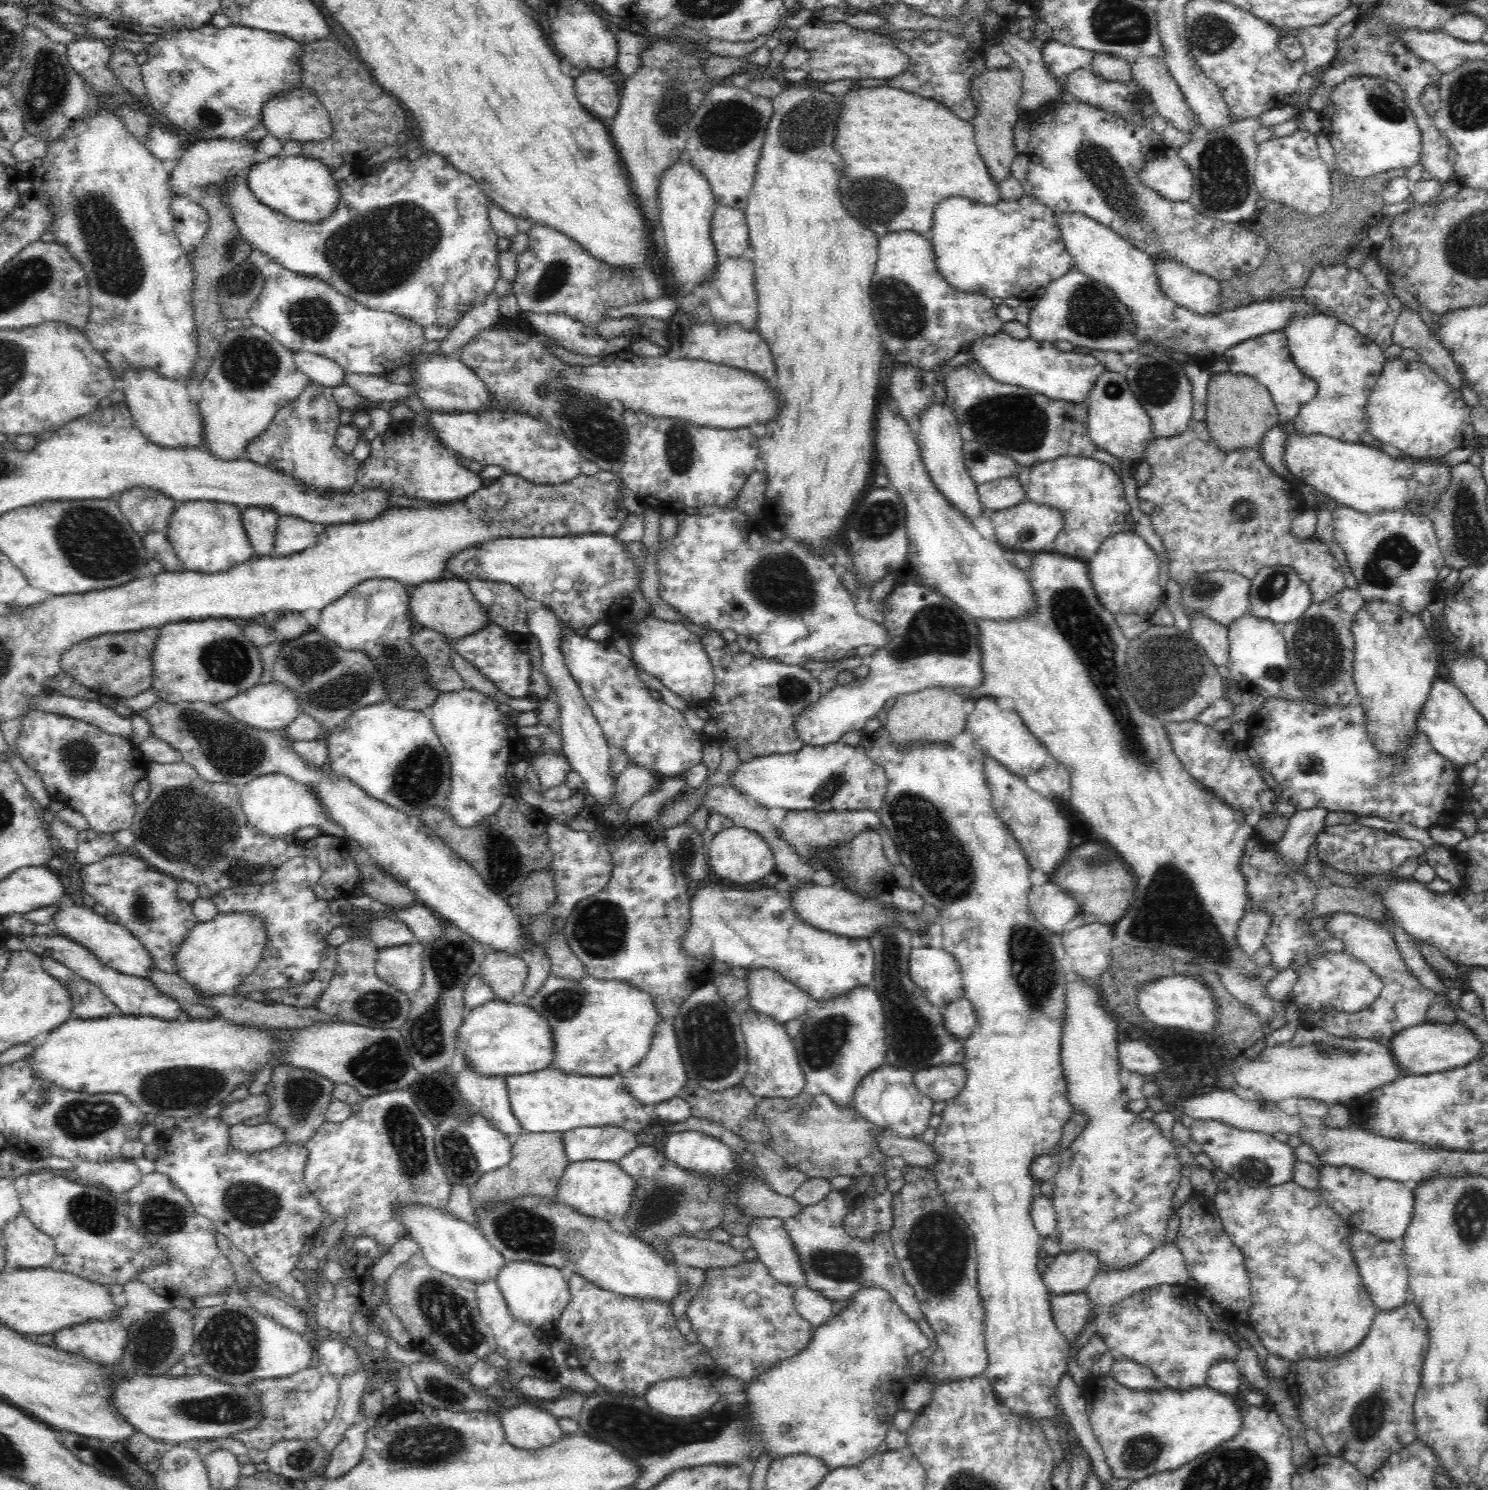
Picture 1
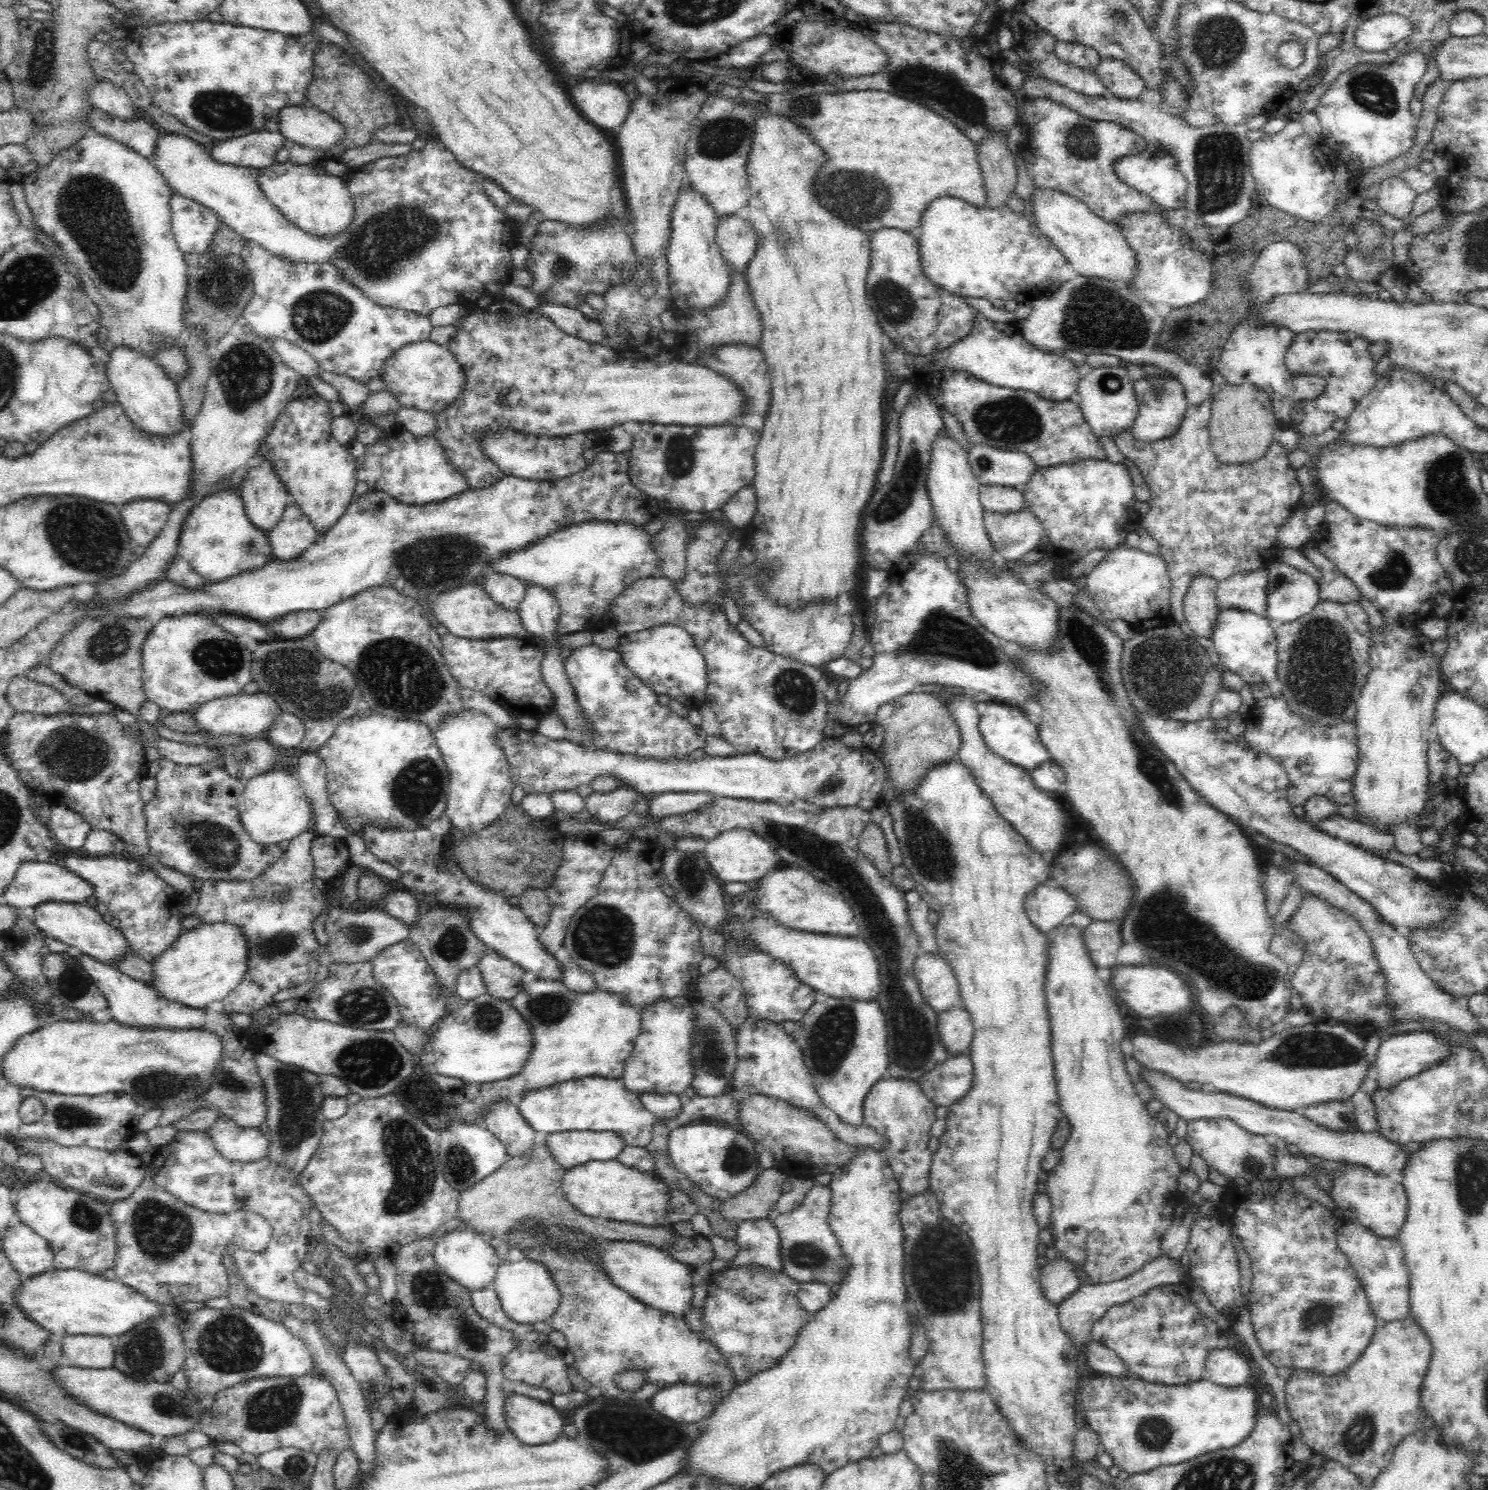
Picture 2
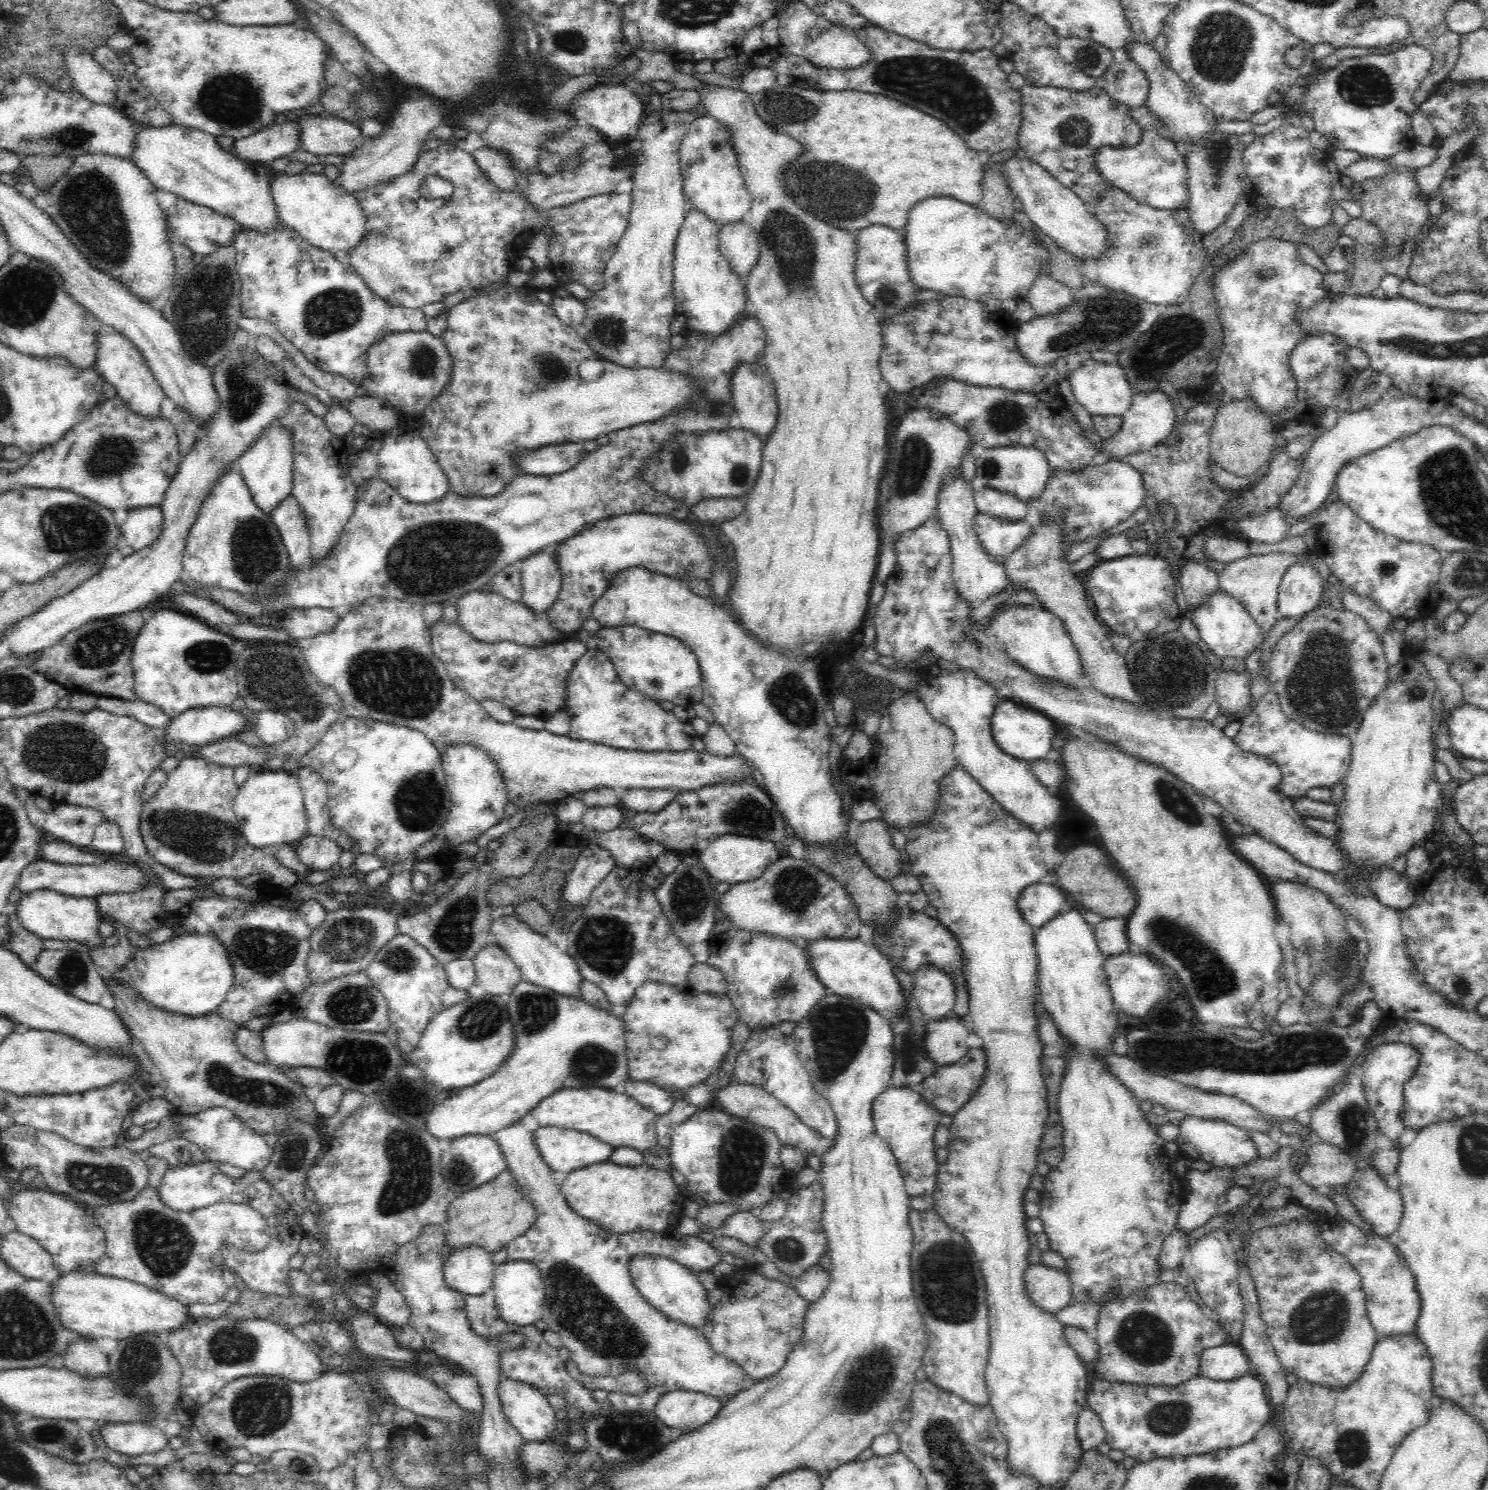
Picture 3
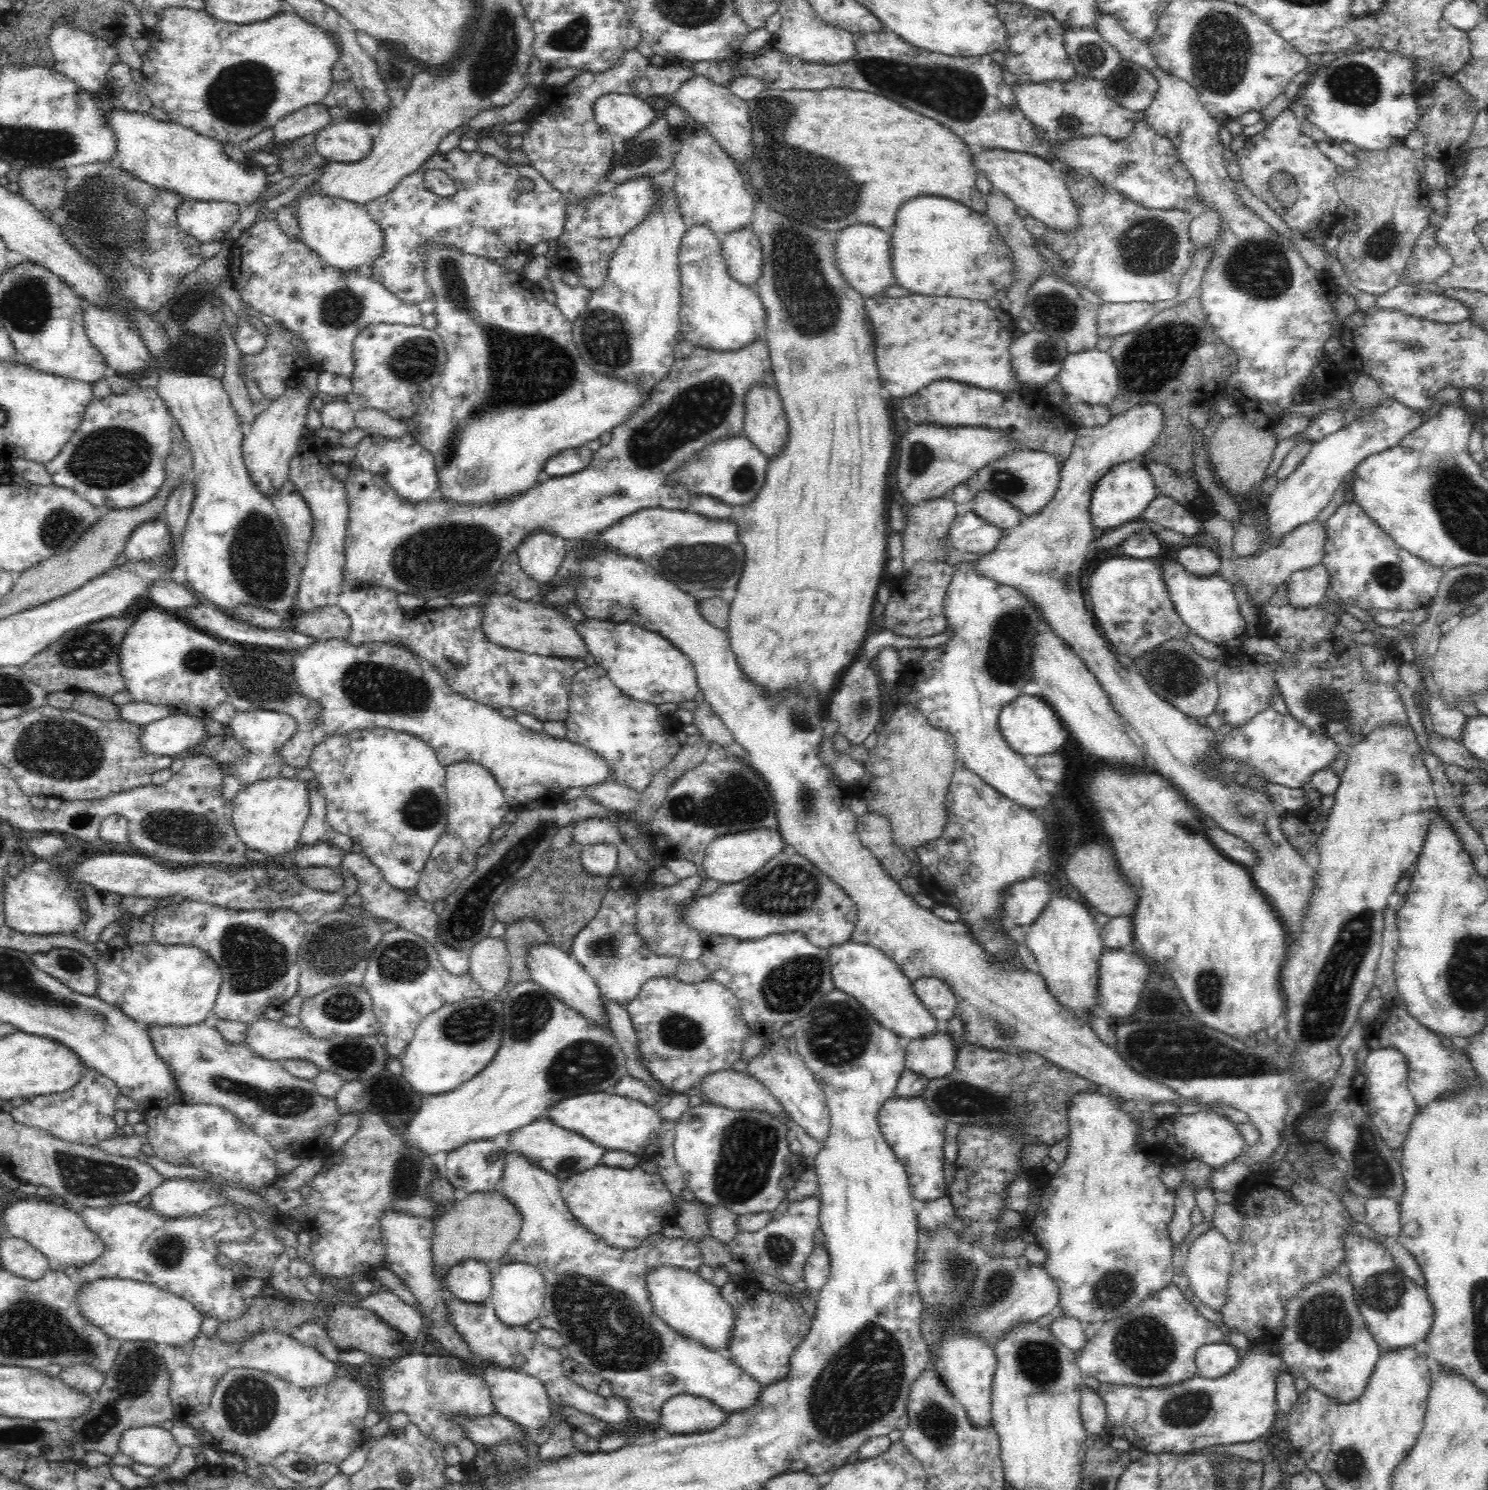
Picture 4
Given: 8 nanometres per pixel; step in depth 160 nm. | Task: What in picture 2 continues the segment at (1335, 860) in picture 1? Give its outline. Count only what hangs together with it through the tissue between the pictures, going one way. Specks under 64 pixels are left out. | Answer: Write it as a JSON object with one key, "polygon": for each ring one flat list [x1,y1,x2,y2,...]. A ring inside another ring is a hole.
{"polygon":[[1338,812,1320,820,1314,825,1316,829,1332,835,1334,838,1346,840,1348,843,1363,849,1367,853,1394,851,1394,835,1382,833,1374,827,1361,824,1355,820,1344,818]]}

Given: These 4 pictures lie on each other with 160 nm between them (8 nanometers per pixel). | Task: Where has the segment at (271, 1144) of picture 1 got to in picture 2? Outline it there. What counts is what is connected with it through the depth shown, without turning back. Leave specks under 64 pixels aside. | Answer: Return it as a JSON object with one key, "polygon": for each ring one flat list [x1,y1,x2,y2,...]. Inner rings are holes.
{"polygon":[[224,1114,204,1131,210,1135,216,1153,230,1162,250,1164,266,1157,269,1137,259,1129,238,1126]]}

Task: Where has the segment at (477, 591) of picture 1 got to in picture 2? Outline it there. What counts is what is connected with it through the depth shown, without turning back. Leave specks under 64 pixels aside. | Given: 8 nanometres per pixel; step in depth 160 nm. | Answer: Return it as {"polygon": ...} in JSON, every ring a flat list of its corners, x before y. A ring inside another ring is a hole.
{"polygon":[[496,571,490,572,480,585,492,600,508,610,517,610,524,598,524,590,527,586,526,581,522,581,522,579]]}

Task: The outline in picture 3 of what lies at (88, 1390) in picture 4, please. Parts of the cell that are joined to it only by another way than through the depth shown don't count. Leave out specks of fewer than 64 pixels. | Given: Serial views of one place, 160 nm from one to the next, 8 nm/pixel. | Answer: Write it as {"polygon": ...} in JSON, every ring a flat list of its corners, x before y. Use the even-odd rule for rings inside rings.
{"polygon":[[94,1341,75,1342,63,1356,63,1367,84,1378,109,1376,108,1355]]}

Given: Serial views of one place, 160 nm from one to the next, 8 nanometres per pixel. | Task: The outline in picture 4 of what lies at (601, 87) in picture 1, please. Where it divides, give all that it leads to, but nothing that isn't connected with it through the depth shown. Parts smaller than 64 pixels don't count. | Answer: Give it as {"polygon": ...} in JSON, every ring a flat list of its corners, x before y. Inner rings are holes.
{"polygon":[[618,93,605,94,598,98,593,114,603,132,620,136,625,141,637,137,656,118,654,109,641,98]]}

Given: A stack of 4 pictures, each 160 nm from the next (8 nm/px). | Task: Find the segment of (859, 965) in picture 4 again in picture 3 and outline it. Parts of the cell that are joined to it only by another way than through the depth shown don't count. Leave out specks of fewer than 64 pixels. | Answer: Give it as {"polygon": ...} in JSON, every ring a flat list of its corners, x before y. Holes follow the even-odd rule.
{"polygon":[[820,939,806,946,817,979,828,993,858,1000,877,1013,900,1014,906,1008,902,985,896,978,894,965,876,947,856,939]]}

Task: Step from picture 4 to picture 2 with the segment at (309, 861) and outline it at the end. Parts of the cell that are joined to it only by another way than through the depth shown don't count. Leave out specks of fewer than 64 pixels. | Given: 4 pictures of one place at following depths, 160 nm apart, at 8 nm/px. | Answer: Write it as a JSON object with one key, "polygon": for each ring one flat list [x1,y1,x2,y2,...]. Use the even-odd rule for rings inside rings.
{"polygon":[[331,836,314,837,311,858,315,875,327,881,351,864,346,840]]}

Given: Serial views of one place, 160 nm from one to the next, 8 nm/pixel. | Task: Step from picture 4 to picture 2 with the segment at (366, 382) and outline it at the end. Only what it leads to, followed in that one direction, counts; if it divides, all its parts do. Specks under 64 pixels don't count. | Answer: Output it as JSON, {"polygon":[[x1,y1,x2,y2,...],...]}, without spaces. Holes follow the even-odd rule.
{"polygon":[[430,338,402,346,385,363,380,377,384,391,396,397,400,408,411,408,427,413,438,413,450,406,462,392,464,376,462,366,447,346,432,342]]}

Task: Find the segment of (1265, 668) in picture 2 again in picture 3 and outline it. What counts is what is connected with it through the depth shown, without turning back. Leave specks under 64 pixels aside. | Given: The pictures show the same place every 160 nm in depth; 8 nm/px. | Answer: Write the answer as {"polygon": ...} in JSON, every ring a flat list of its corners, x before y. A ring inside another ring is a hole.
{"polygon":[[1214,590,1210,596,1200,600,1200,604,1189,606,1184,617,1189,618,1198,629,1203,647,1212,653,1213,659,1221,660,1226,656,1239,656,1246,658,1254,650,1254,646,1262,645,1262,631,1256,625,1256,621,1250,613,1242,606,1242,603,1227,592]]}

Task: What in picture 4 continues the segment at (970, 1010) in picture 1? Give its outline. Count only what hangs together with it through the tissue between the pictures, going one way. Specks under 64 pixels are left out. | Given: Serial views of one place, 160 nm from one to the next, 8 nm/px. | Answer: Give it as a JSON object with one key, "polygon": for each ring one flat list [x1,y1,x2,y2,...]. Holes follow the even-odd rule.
{"polygon":[[938,1031,932,1035,918,1040,911,1040,905,1044,905,1069,917,1076,926,1077,929,1081,949,1076,955,1068,956,1051,952,1038,946,1031]]}

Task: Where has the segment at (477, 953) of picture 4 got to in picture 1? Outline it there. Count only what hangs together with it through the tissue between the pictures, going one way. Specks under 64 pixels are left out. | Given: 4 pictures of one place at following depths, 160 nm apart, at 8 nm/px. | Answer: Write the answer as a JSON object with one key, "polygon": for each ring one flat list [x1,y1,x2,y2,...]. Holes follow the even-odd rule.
{"polygon":[[488,950,479,973,492,989,494,998,513,1002,520,997,529,970,524,957]]}

